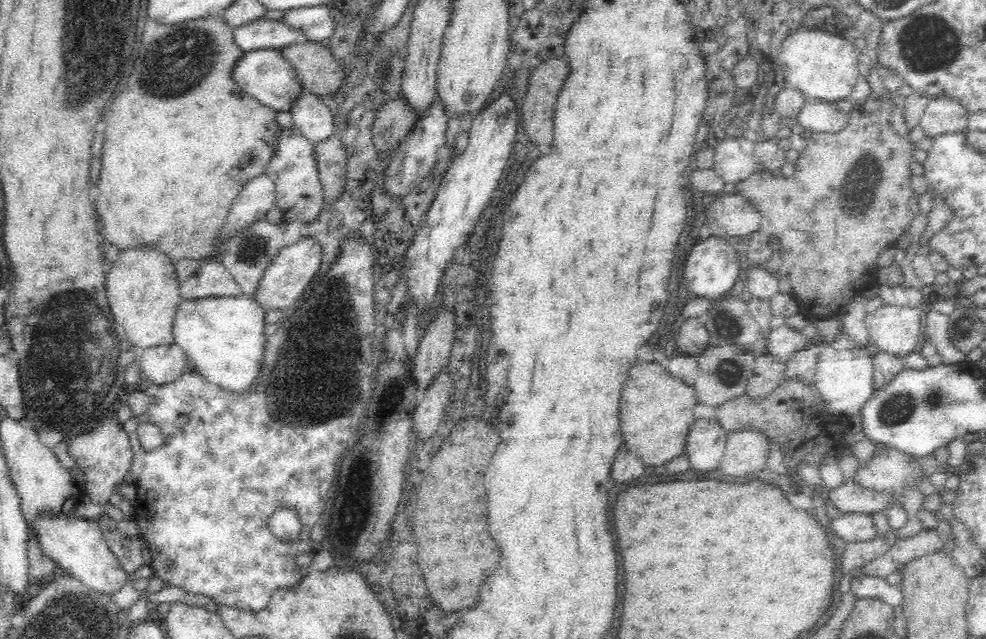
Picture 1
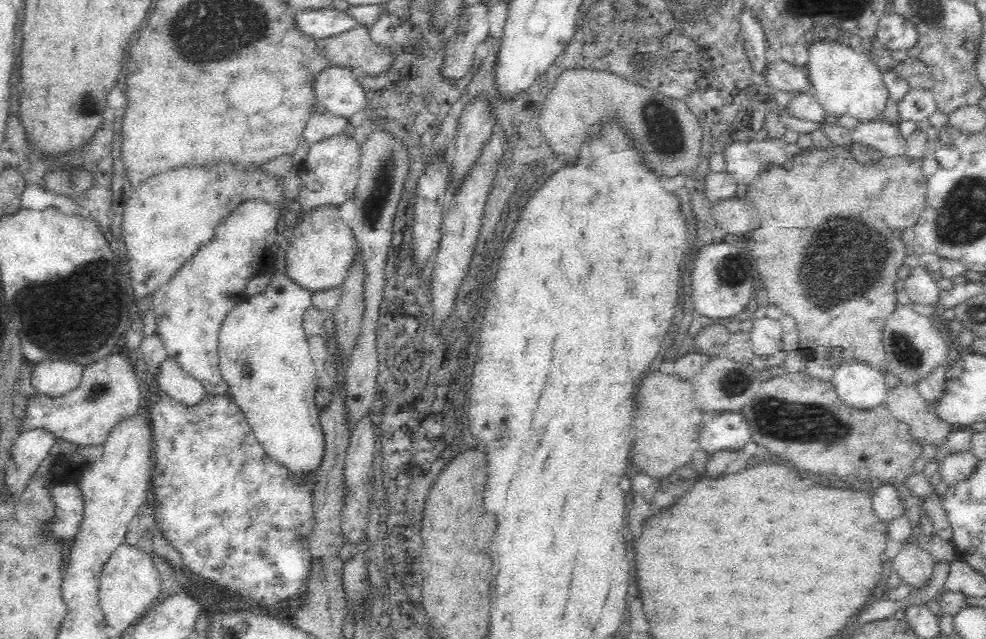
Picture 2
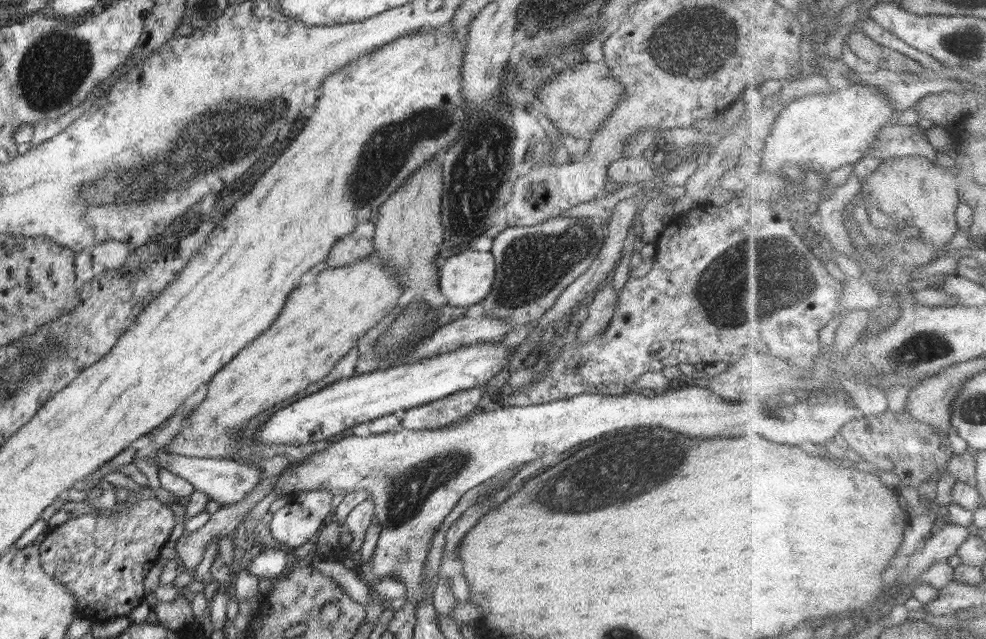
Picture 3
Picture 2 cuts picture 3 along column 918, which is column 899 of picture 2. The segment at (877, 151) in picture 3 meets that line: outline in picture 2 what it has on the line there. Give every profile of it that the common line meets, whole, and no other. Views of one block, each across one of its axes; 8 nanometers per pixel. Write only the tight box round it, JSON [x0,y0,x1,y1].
[852,120,906,157]

